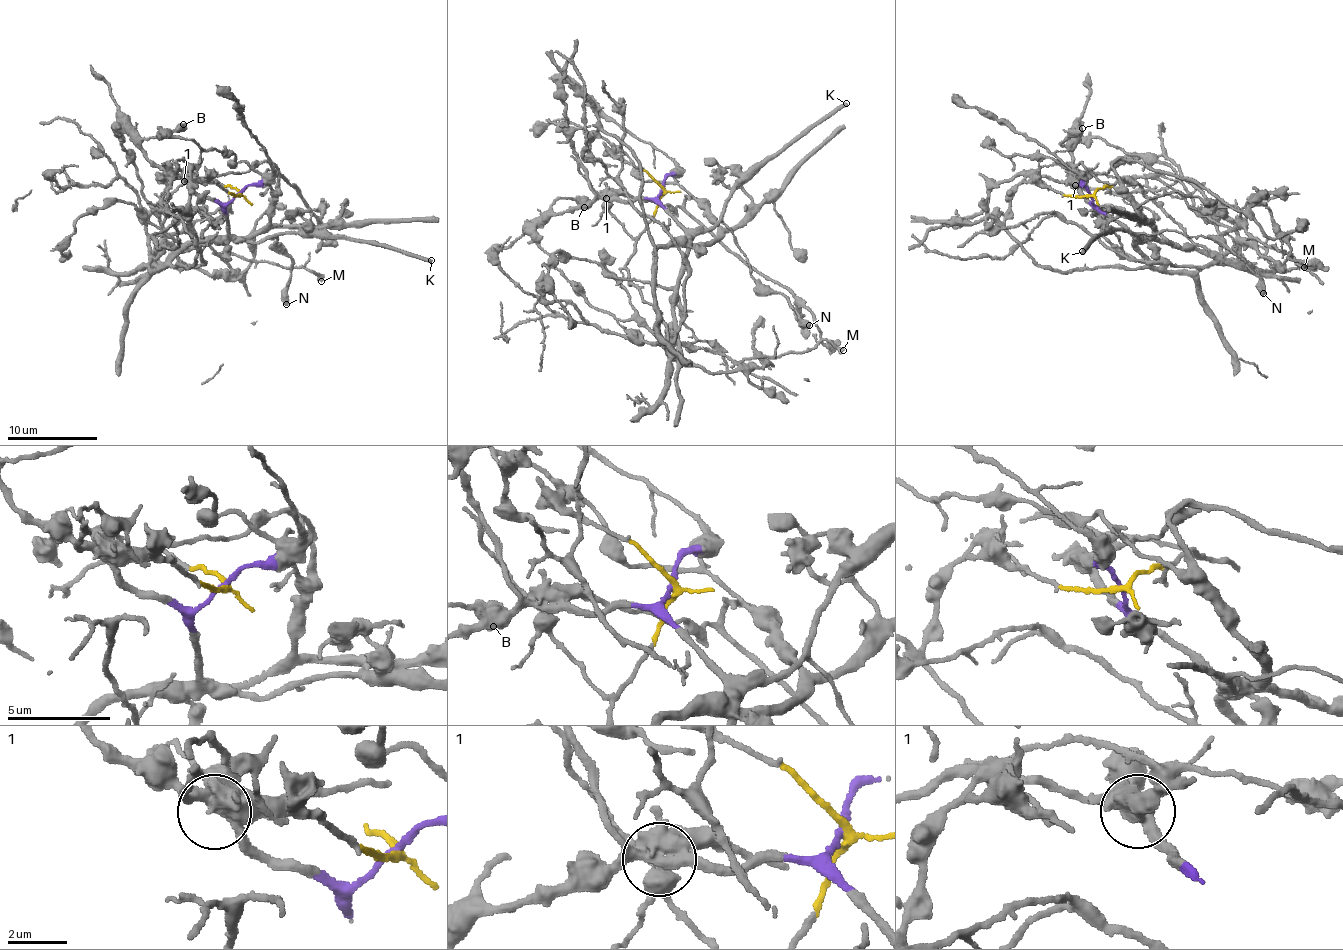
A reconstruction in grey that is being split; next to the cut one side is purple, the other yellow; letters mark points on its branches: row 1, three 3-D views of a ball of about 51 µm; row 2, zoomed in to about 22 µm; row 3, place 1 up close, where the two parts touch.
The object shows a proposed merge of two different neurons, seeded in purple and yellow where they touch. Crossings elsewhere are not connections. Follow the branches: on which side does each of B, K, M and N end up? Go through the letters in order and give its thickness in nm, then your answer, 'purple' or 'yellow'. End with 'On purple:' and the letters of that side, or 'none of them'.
B: 650 nm | purple
K: 340 nm | purple
M: 400 nm | yellow
N: 550 nm | purple
On purple: B, K, N

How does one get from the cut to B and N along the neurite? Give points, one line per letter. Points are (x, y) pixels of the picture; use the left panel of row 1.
B: (239, 194), (225, 203), (202, 198), (180, 177), (174, 177), (145, 155), (141, 141), (179, 132), (183, 124)
N: (239, 194), (223, 213), (232, 237), (256, 242), (276, 236), (273, 242), (289, 255), (292, 269), (286, 304)

